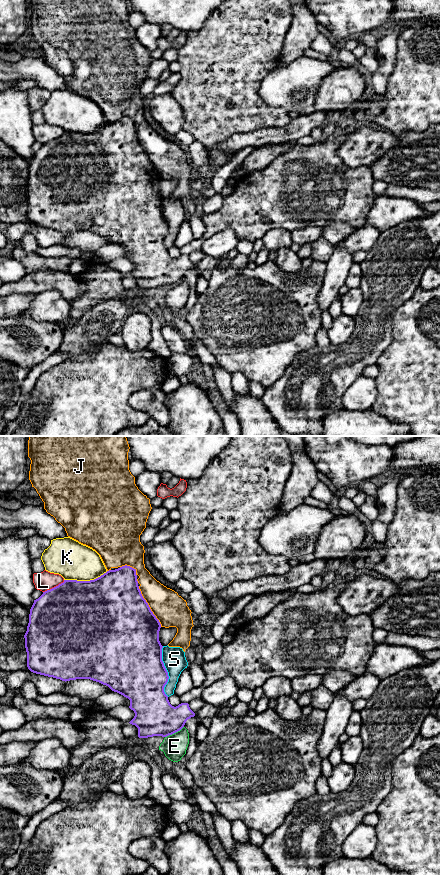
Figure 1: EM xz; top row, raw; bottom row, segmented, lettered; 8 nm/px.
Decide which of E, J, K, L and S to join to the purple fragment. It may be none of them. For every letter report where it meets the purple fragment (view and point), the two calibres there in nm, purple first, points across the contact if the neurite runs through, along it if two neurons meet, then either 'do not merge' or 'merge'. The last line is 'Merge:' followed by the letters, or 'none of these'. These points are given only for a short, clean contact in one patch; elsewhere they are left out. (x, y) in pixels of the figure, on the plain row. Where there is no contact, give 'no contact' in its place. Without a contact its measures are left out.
E: meets purple in xz at (174, 284); 320 nm thick on the purple side, 200 nm on the other; border along xz (183, 278), (165, 289); do not merge
J: meets purple in xz at (148, 158); 500 nm thick on the purple side, 260 nm on the other; do not merge
K: meets purple in xz at (85, 133); 500 nm thick on the purple side, 300 nm on the other; do not merge
L: meets purple in xz at (54, 139); 500 nm thick on the purple side, 150 nm on the other; do not merge
S: meets purple in xz at (166, 223); 460 nm thick on the purple side, 180 nm on the other; do not merge
Merge: none of these

